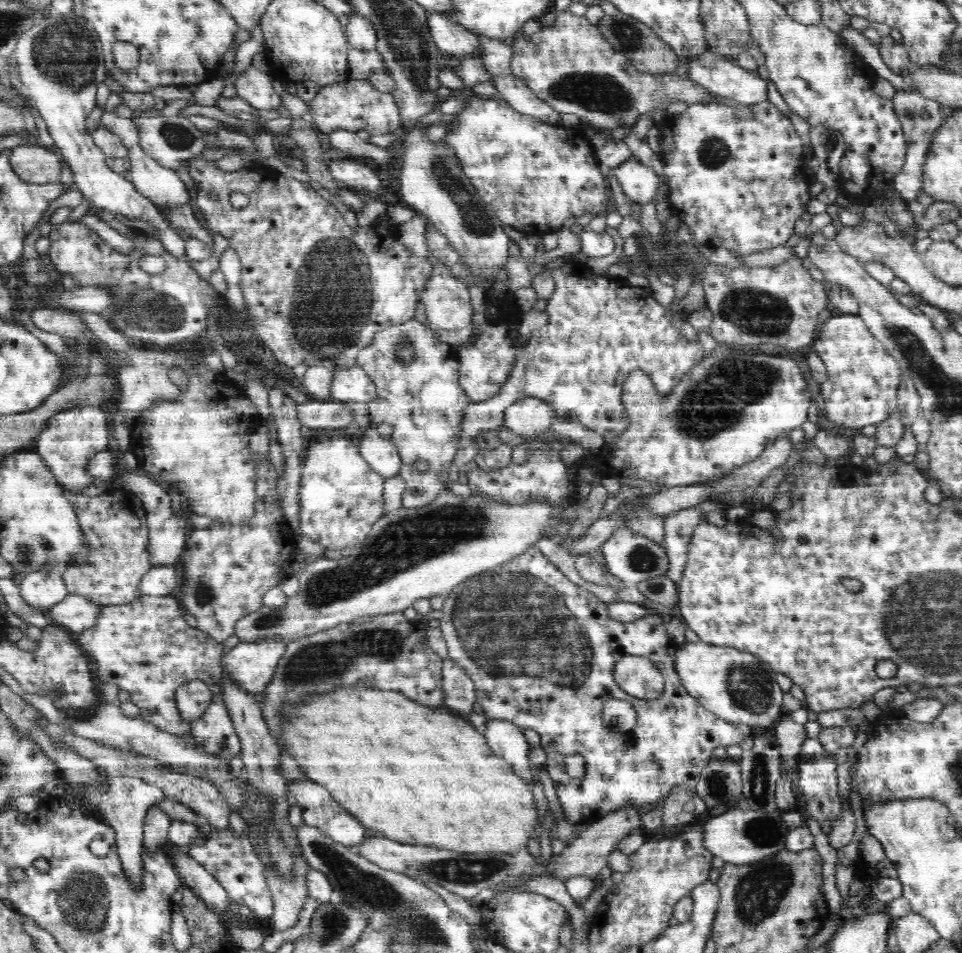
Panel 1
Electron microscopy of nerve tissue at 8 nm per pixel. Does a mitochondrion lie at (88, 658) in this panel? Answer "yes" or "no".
no

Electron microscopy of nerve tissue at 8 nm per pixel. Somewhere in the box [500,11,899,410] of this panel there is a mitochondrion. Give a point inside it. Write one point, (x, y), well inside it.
(754, 311)

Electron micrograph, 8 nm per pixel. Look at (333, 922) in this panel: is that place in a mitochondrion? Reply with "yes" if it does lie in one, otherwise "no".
yes

